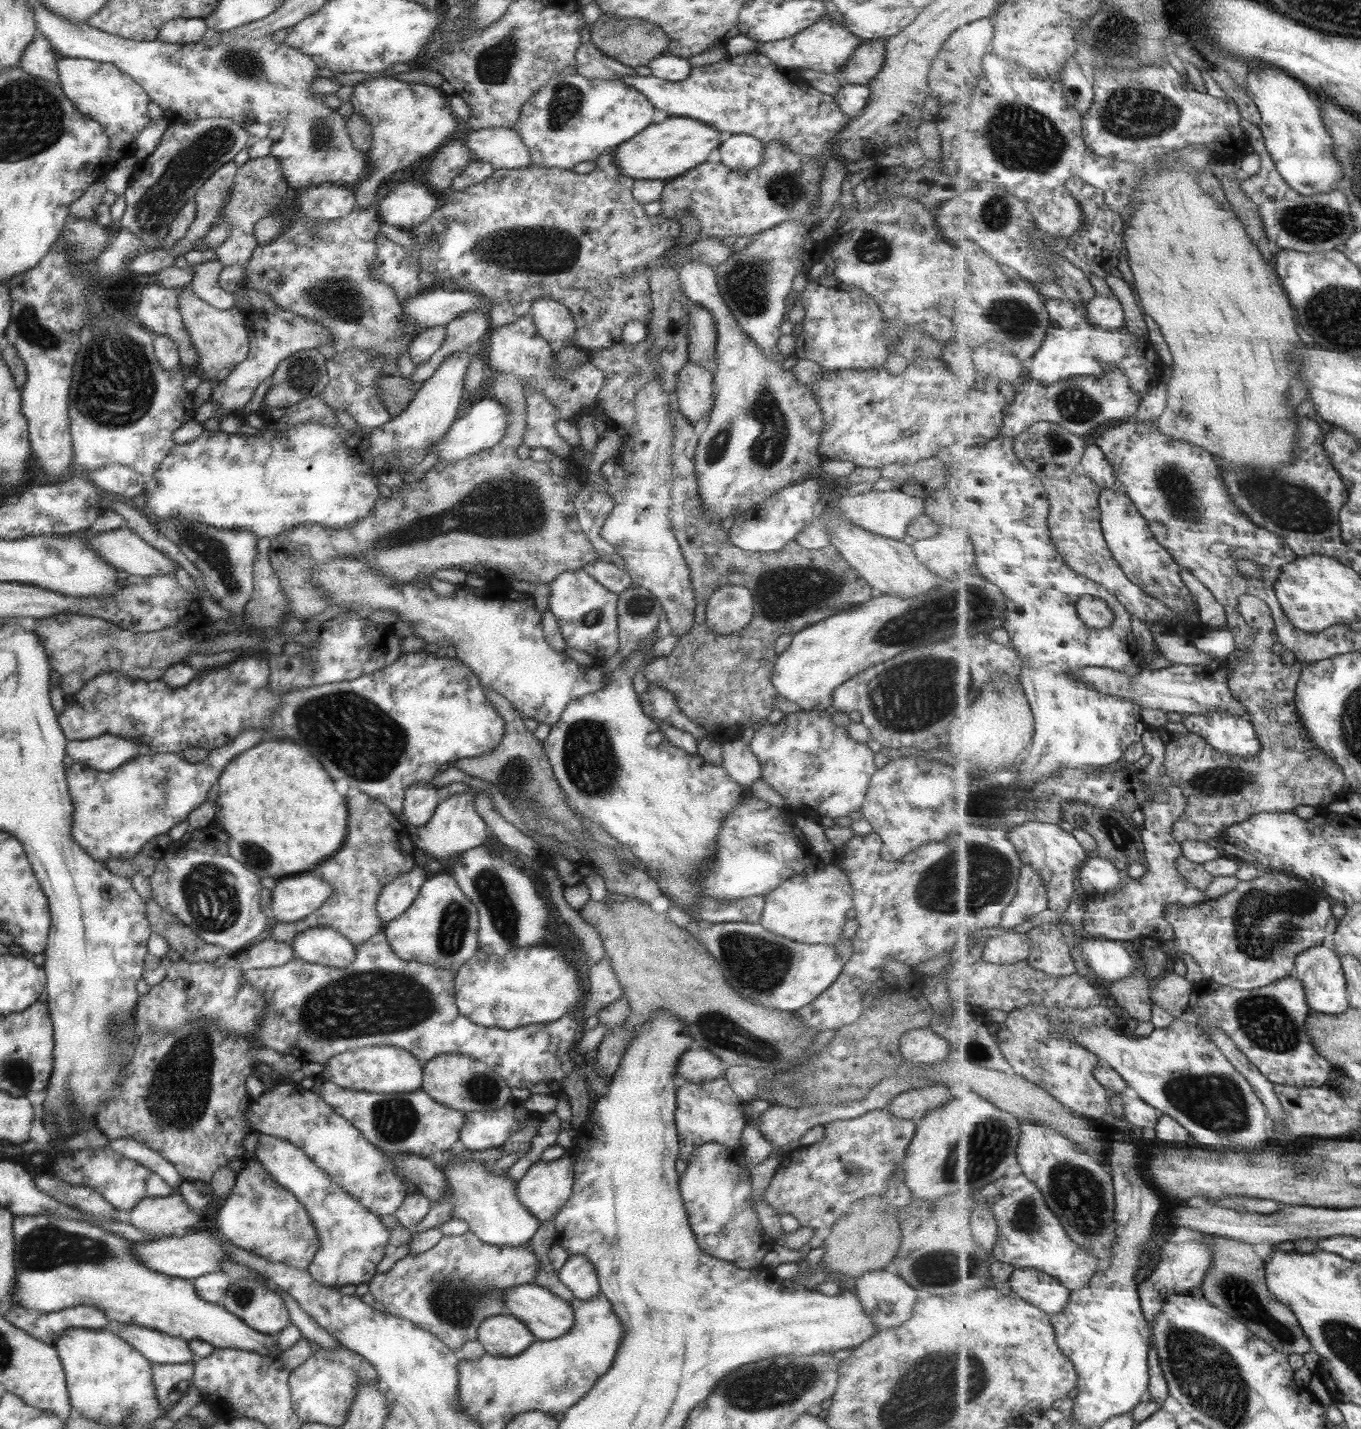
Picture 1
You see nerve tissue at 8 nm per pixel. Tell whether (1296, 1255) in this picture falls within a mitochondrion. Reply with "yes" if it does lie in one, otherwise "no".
no

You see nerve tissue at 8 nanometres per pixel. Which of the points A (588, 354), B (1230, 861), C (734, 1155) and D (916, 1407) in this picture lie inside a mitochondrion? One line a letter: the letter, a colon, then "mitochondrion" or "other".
A: other
B: other
C: other
D: mitochondrion

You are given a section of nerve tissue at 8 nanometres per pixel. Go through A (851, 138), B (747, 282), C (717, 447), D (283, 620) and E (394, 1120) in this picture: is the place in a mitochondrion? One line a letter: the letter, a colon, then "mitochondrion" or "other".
A: other
B: mitochondrion
C: mitochondrion
D: mitochondrion
E: mitochondrion

